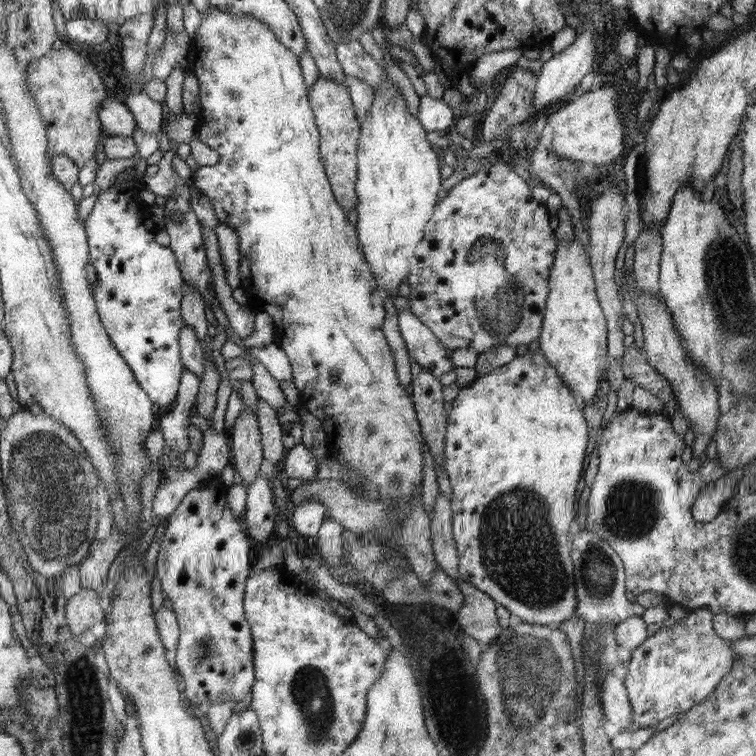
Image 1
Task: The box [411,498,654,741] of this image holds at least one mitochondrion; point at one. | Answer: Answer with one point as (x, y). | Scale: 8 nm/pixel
(530, 673)

